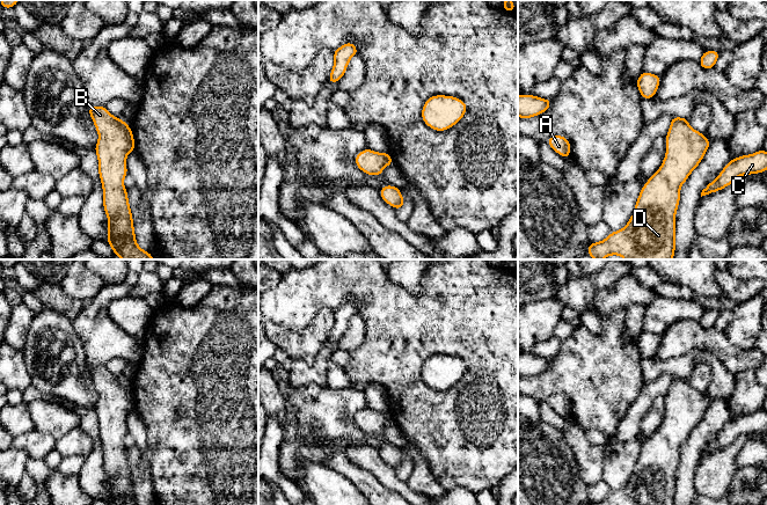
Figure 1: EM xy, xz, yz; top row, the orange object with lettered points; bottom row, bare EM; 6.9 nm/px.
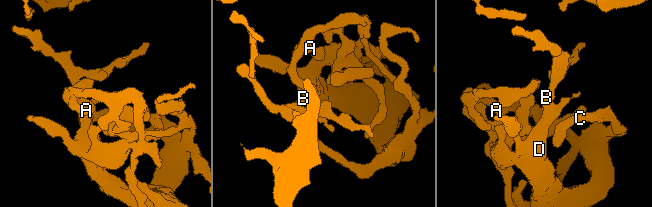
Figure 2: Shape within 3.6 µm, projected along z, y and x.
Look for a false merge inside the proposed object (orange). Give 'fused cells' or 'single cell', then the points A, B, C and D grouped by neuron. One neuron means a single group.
single cell | A B C D

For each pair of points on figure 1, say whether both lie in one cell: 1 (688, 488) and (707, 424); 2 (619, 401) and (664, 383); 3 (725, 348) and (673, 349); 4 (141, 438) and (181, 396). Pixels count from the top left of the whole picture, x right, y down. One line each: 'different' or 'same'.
1: same
2: different
3: same
4: different

